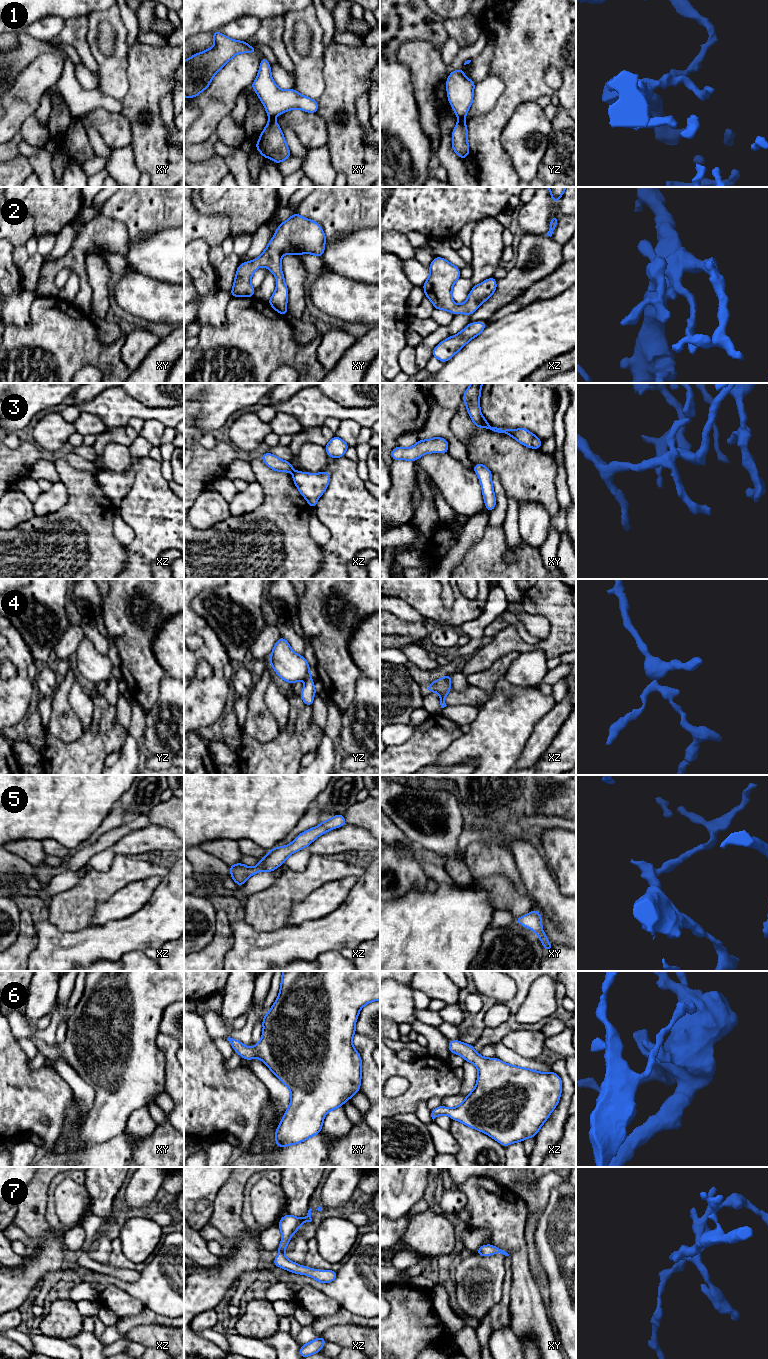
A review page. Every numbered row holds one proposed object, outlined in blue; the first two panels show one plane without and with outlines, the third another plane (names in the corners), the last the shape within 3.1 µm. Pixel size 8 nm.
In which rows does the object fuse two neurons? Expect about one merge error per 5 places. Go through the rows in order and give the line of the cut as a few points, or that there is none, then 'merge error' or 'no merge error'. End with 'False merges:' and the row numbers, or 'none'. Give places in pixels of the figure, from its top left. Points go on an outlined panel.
1: cut xy (269, 119), (273, 120); merge error
2: cut none; no merge error
3: cut xz (295, 471), (293, 473); merge error
4: cut none; no merge error
5: cut none; no merge error
6: cut none; no merge error
7: cut none; no merge error
False merges: 1, 3

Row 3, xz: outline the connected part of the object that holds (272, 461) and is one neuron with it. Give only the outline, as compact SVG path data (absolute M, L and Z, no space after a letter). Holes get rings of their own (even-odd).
M267 452L261 456L262 461L270 468L277 472L290 472L294 473L292 465L288 461L284 461L279 457Z

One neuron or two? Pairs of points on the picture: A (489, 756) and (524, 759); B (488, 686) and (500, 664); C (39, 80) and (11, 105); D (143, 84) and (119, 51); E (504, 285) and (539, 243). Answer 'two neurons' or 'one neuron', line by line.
A: two neurons
B: one neuron
C: one neuron
D: two neurons
E: one neuron

